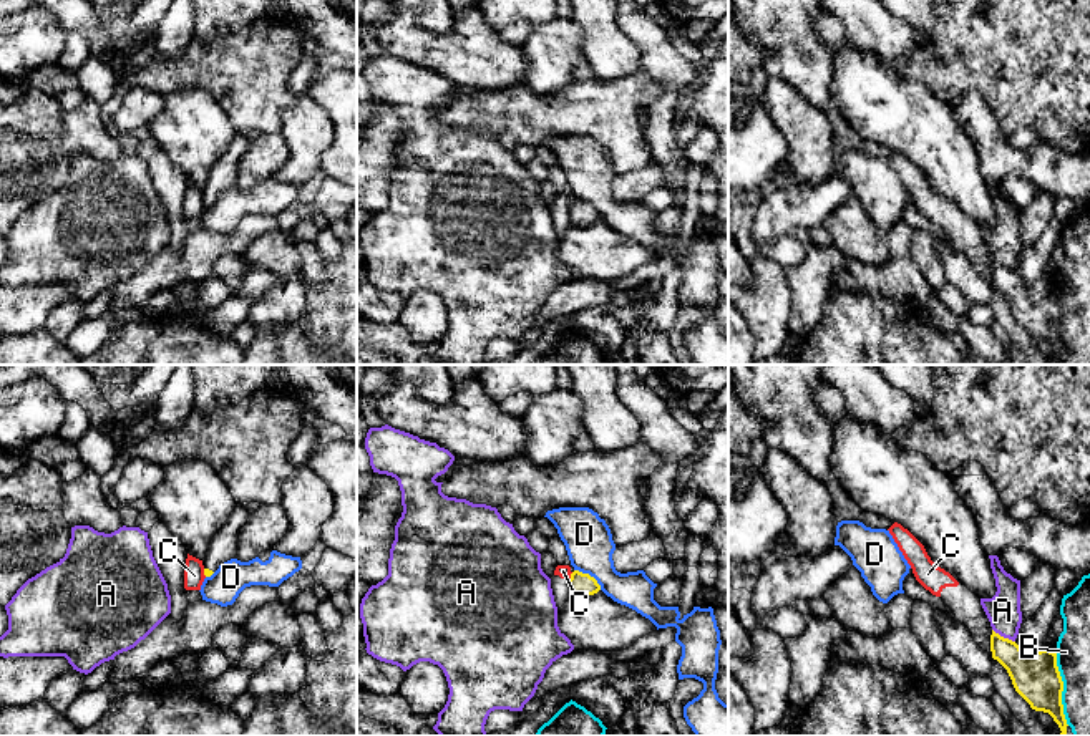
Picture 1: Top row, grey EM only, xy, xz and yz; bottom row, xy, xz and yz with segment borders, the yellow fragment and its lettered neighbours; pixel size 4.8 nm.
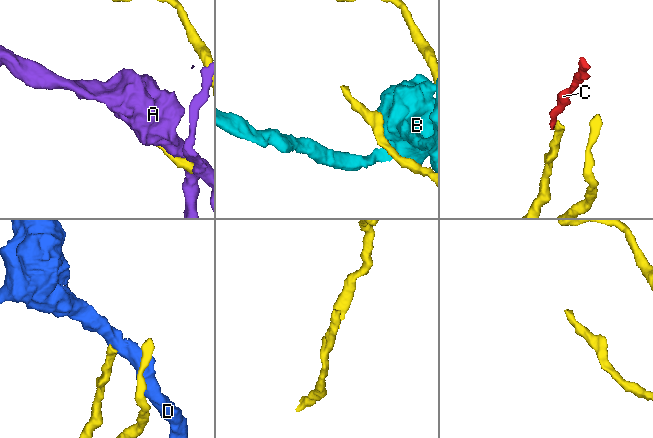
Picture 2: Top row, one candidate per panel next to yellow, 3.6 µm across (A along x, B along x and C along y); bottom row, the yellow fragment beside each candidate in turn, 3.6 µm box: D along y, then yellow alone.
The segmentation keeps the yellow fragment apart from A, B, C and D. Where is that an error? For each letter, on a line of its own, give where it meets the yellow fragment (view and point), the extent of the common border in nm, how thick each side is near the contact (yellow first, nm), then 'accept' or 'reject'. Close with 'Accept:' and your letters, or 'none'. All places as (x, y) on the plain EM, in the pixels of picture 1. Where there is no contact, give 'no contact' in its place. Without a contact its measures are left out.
A: contact yz (1002, 266); length 130 nm; calibres 220 and 160 nm; reject
B: contact yz (1062, 317); length 360 nm; calibres 220 and 160 nm; reject
C: contact xz (571, 204); length 50 nm; calibres 110 and 60 nm; reject
D: contact xz (588, 203); length 170 nm; calibres 110 and 240 nm; reject
Accept: none

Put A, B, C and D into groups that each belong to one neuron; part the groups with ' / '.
A / B / C / D

